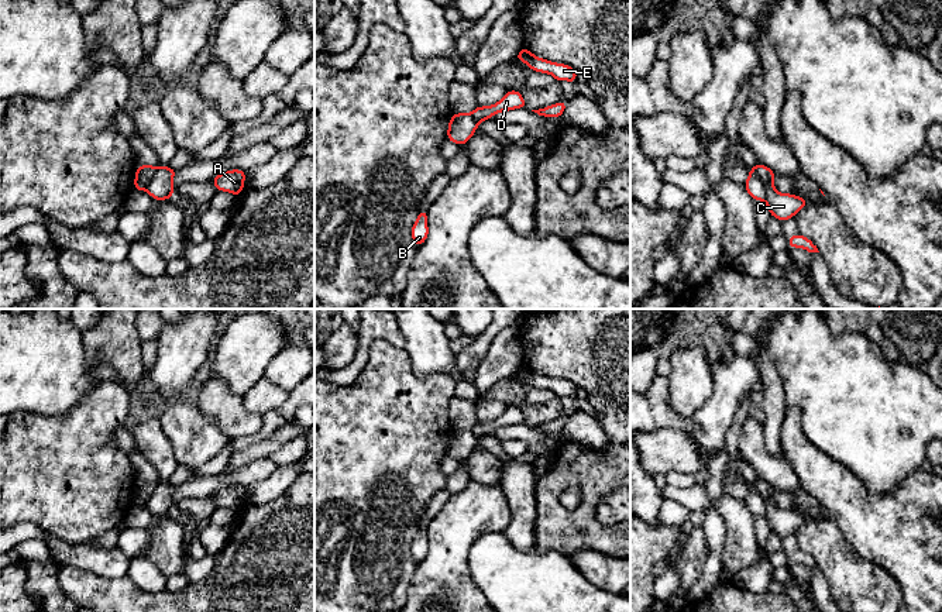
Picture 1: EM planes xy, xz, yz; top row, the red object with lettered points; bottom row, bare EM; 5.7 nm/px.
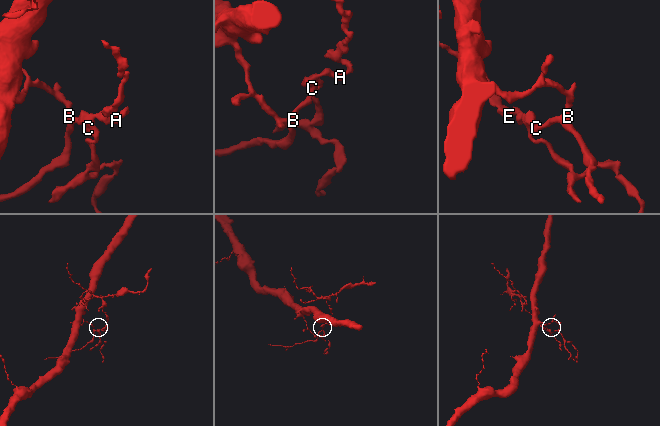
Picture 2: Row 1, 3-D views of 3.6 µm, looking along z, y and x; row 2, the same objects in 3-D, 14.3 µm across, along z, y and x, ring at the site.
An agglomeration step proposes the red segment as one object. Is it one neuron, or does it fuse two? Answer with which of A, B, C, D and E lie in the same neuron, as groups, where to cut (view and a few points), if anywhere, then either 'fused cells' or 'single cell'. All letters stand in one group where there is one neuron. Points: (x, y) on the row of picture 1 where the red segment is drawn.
A D E / B C; cut in yz along (750, 168), (763, 185), (765, 200); fused cells

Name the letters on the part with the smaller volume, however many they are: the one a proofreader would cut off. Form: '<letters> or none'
A, D, E

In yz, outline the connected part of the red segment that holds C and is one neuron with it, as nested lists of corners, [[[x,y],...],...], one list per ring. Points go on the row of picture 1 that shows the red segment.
[[[759,162],[752,169],[764,185],[764,202],[769,207],[770,216],[778,219],[781,223],[794,217],[802,207],[809,204],[809,202],[805,197],[795,196],[793,193],[778,193],[773,185],[773,179],[777,175],[773,169]]]

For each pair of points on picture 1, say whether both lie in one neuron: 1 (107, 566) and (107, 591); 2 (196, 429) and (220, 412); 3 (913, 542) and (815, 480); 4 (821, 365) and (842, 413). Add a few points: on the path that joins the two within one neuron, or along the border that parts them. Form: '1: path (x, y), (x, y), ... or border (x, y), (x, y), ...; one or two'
1: border (76, 567), (105, 577), (126, 576); two
2: border (193, 404), (230, 439); two
3: path (889, 529), (867, 521), (839, 492); one
4: path (831, 377), (842, 388), (842, 402); one

